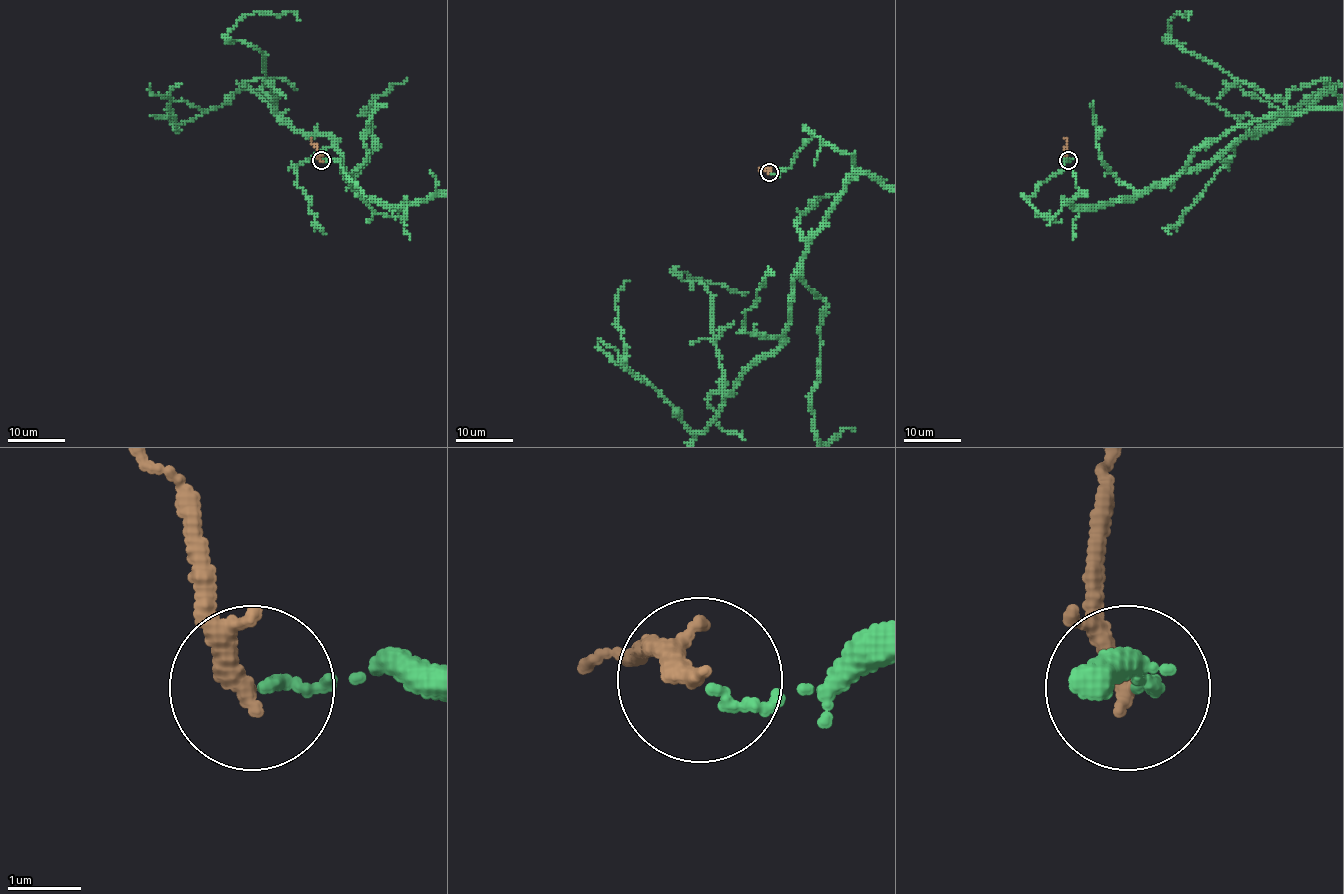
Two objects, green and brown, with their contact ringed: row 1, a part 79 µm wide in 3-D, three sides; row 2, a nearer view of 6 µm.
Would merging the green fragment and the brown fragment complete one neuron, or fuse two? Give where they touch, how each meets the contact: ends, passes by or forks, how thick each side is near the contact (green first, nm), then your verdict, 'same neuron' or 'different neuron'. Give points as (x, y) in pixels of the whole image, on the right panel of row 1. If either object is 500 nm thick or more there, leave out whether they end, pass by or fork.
(1068, 160) | green ends | brown passes by | 130/220 nm | same neuron

